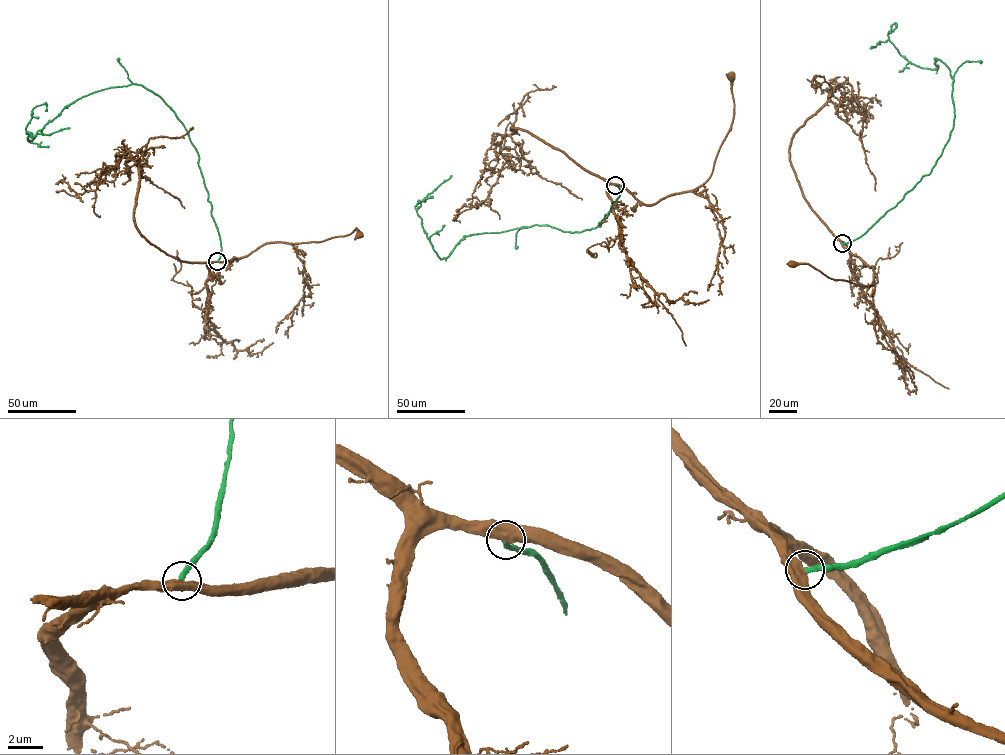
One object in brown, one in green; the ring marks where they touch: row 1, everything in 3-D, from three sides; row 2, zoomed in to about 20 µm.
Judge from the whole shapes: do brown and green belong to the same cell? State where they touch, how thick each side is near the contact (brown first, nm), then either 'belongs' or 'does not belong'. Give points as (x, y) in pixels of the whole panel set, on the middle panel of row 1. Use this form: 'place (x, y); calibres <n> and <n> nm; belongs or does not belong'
place (615, 185); calibres 500 and 280 nm; does not belong

